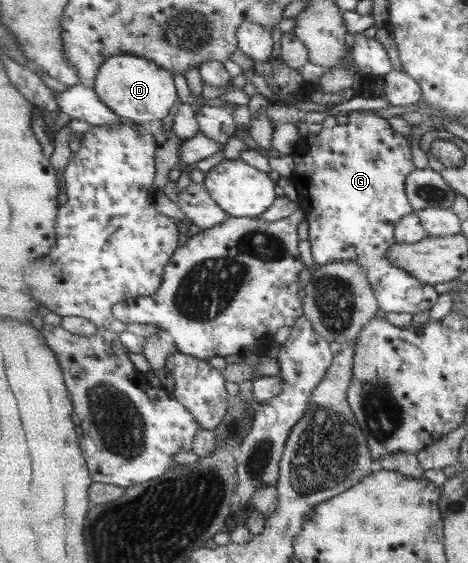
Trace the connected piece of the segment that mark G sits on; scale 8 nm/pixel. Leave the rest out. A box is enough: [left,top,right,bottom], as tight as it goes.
[292,110,439,315]

